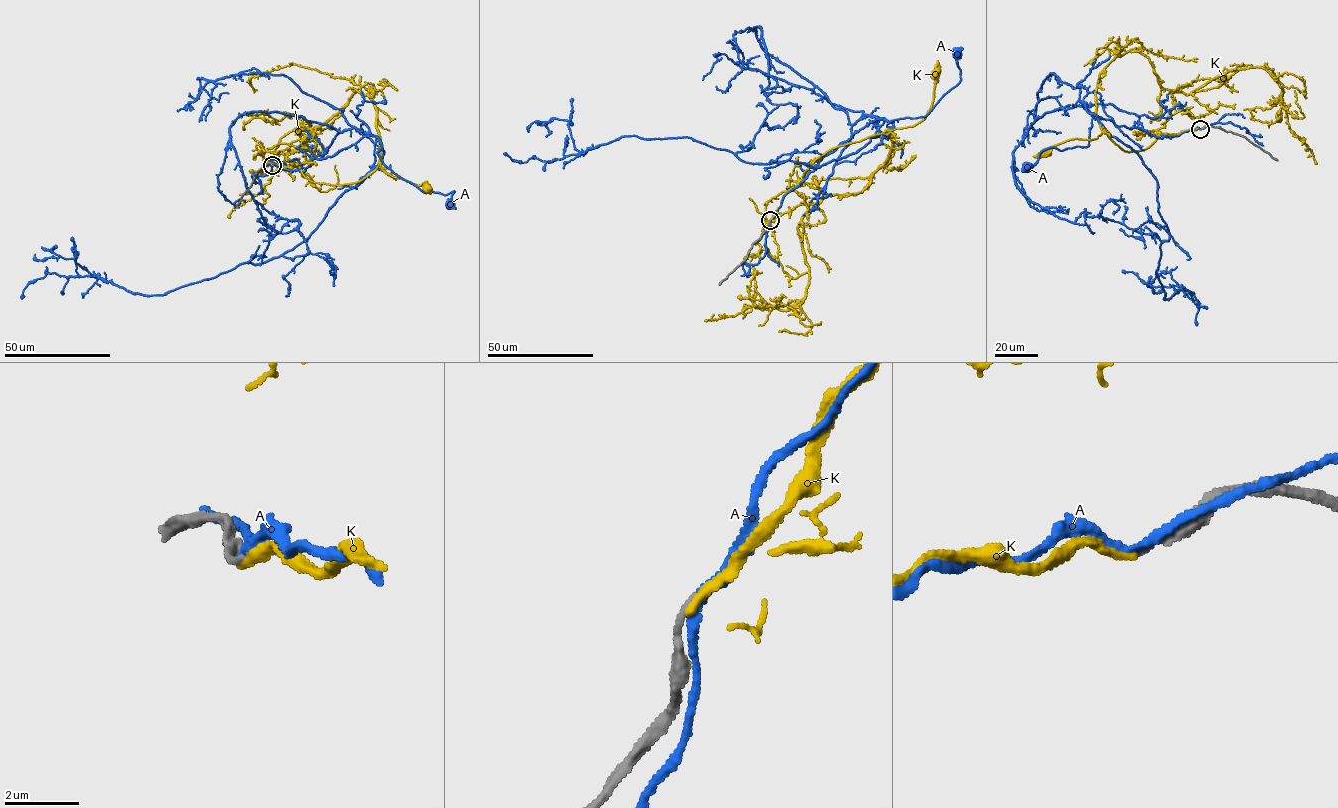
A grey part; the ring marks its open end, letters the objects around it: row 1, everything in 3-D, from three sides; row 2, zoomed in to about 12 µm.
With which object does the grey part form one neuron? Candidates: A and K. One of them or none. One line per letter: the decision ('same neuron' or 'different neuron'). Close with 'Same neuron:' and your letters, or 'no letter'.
A: different neuron
K: same neuron
Same neuron: K

